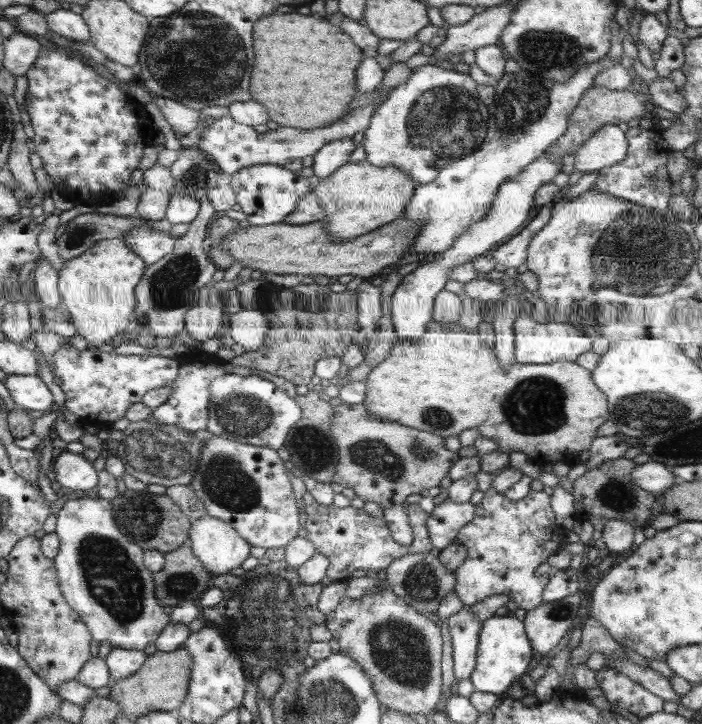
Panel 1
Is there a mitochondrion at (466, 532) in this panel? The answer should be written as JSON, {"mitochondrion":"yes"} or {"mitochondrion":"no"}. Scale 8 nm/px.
{"mitochondrion":"no"}

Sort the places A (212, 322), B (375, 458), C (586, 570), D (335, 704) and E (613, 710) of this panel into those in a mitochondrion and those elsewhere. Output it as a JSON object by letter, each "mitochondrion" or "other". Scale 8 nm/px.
{"A":"other","B":"mitochondrion","C":"other","D":"mitochondrion","E":"other"}

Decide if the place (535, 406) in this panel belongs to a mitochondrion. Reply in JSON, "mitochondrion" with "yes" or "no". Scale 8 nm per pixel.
{"mitochondrion":"yes"}

